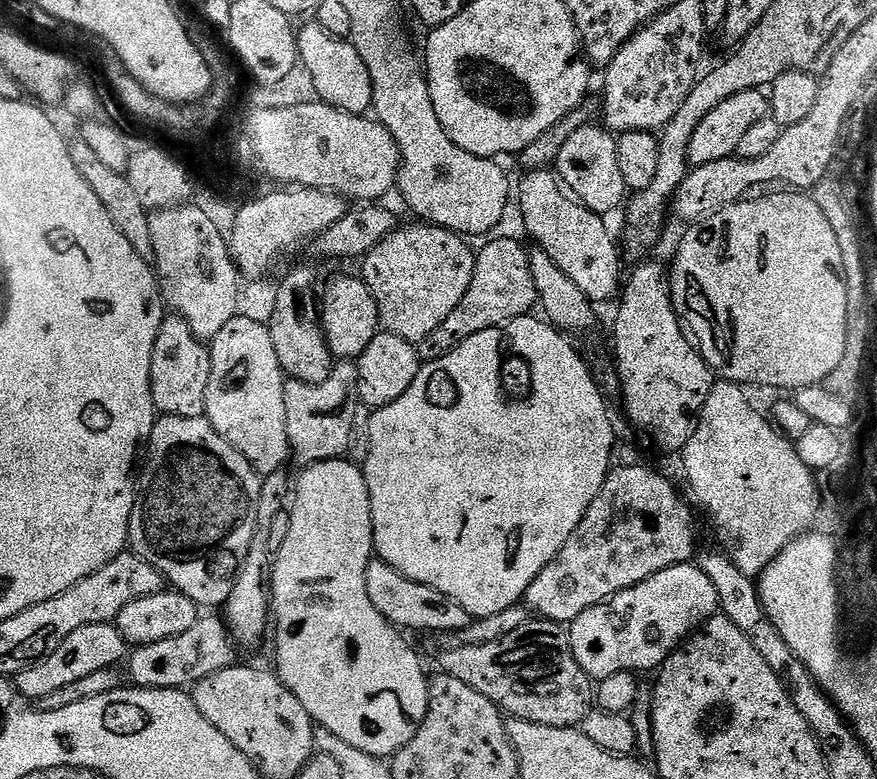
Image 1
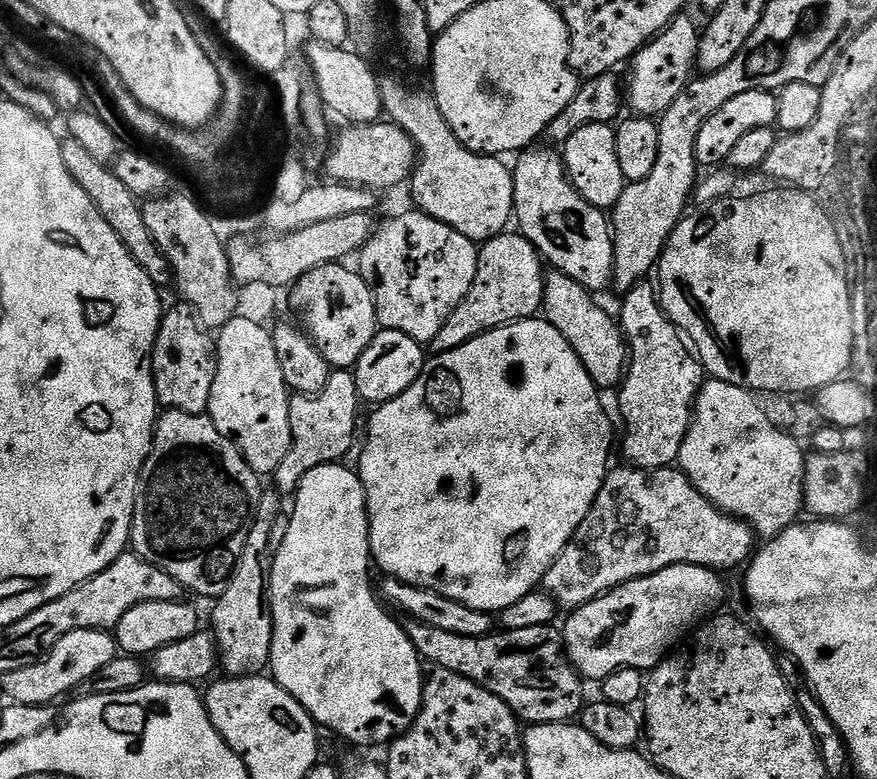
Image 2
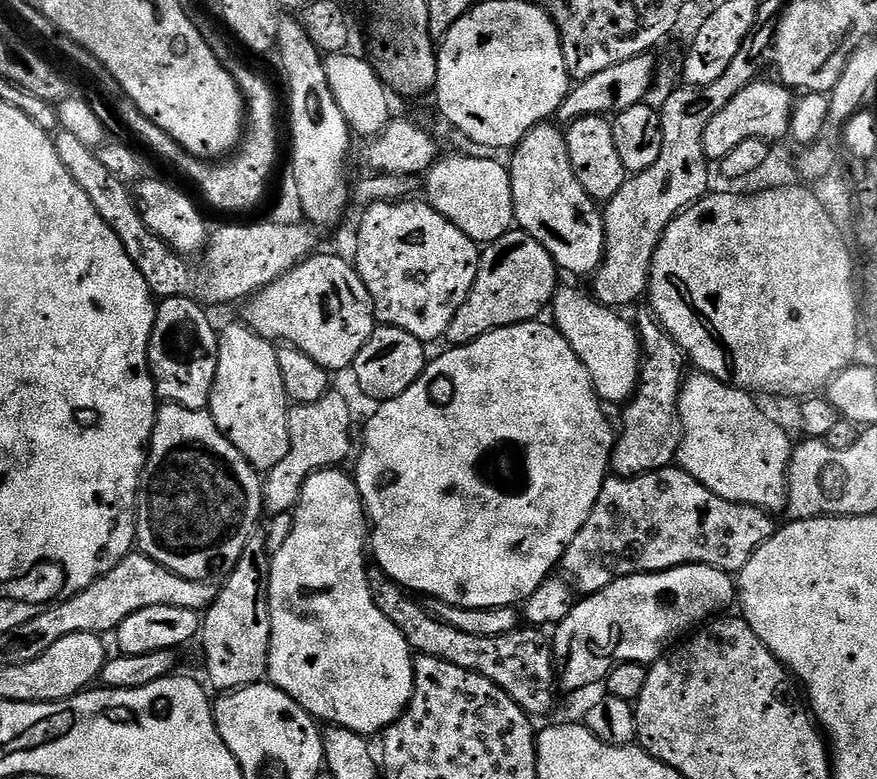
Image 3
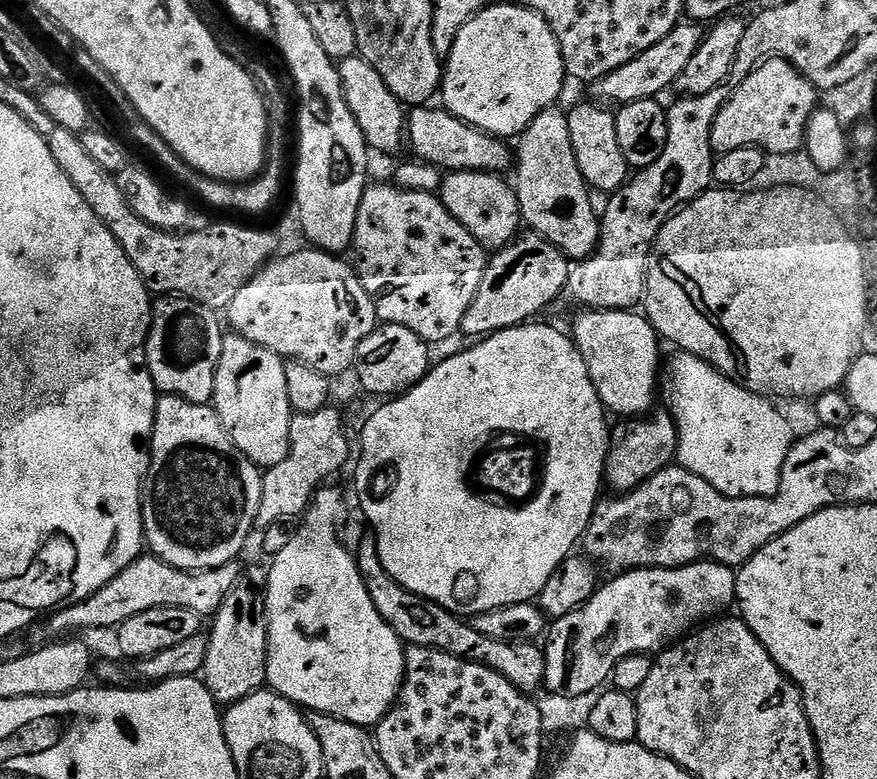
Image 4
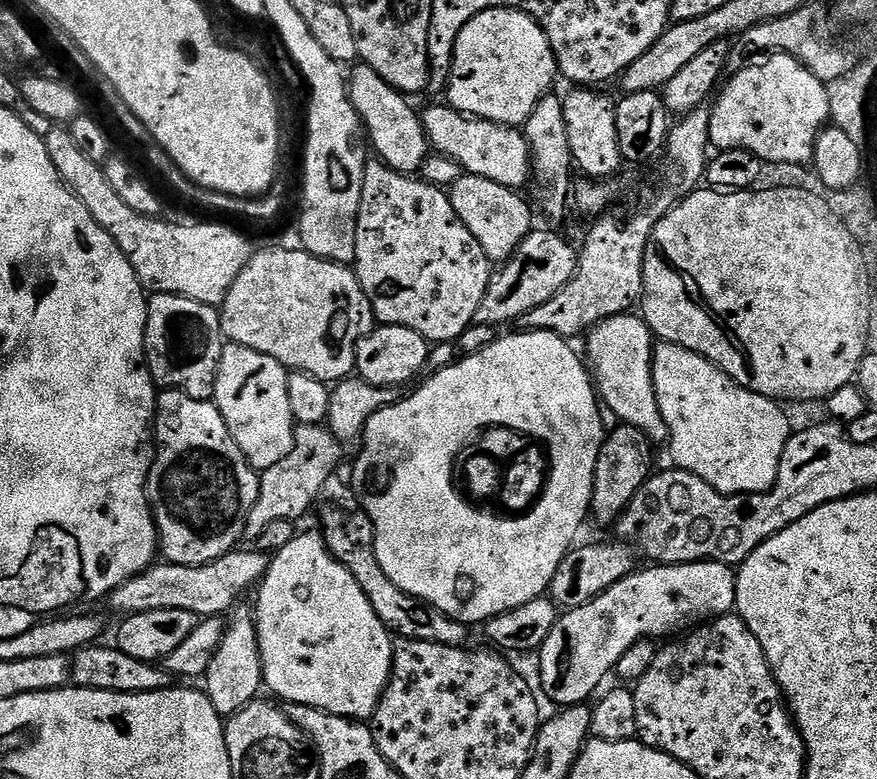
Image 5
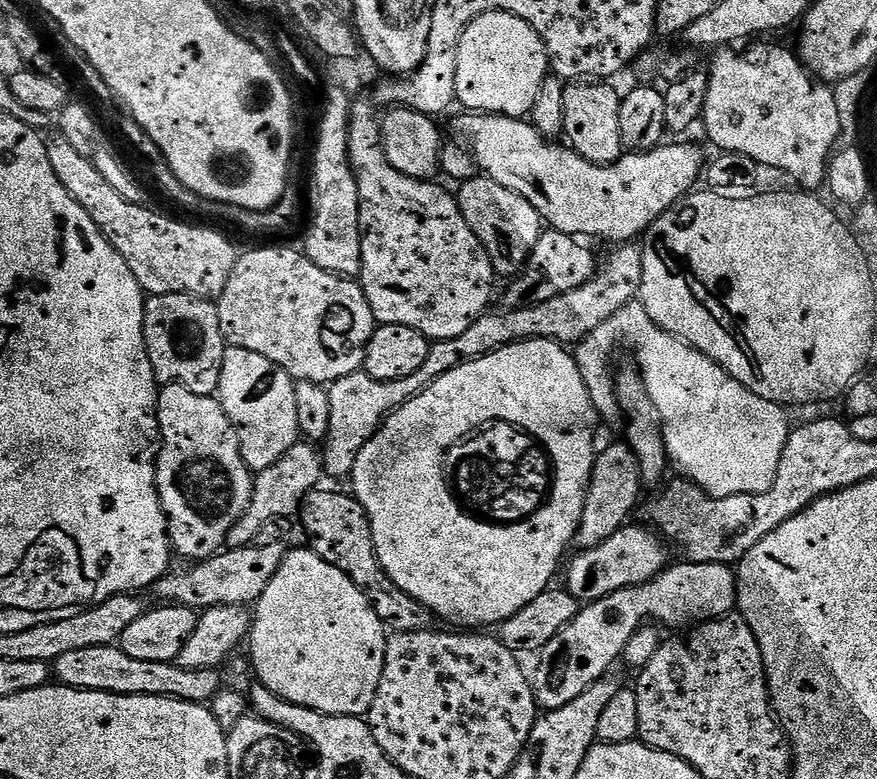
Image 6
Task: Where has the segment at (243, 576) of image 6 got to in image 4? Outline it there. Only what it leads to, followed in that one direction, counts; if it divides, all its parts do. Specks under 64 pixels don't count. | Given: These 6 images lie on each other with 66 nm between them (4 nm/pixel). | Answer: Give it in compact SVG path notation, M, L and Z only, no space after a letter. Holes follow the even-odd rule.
M141 554L118 578L106 582L102 590L90 594L77 604L69 604L49 615L49 637L60 638L65 634L80 634L83 628L109 628L115 630L122 622L143 614L145 610L174 606L182 610L194 610L202 618L211 617L222 606L223 600L242 580L242 568L233 562L226 566L211 568L205 572L187 572L162 562L157 556Z

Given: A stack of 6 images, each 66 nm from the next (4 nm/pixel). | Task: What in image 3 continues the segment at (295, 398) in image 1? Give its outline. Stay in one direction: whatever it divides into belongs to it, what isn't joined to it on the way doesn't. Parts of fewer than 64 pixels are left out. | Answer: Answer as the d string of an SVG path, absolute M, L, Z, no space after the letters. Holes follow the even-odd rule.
M329 390L318 402L292 404L288 409L290 450L278 466L263 477L264 512L269 517L292 512L300 501L302 486L308 479L325 468L336 468L352 452L352 408L342 393Z

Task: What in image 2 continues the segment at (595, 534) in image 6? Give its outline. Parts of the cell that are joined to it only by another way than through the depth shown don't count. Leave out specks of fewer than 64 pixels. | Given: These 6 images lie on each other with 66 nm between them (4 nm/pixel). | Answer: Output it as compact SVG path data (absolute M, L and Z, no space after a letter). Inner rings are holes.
M641 282L626 293L623 293L622 300L624 305L618 311L618 323L621 332L624 334L624 339L628 342L629 361L628 367L624 373L622 383L619 385L618 393L620 392L620 416L624 419L624 428L628 433L624 436L624 456L629 465L633 468L670 468L673 467L680 459L680 451L682 450L682 442L688 433L688 427L692 425L692 413L696 402L696 395L700 392L700 387L703 386L706 373L703 364L700 363L695 351L690 347L689 341L685 339L679 328L673 324L672 319L664 313L664 309L660 306L660 297L655 287L651 288L651 283Z

